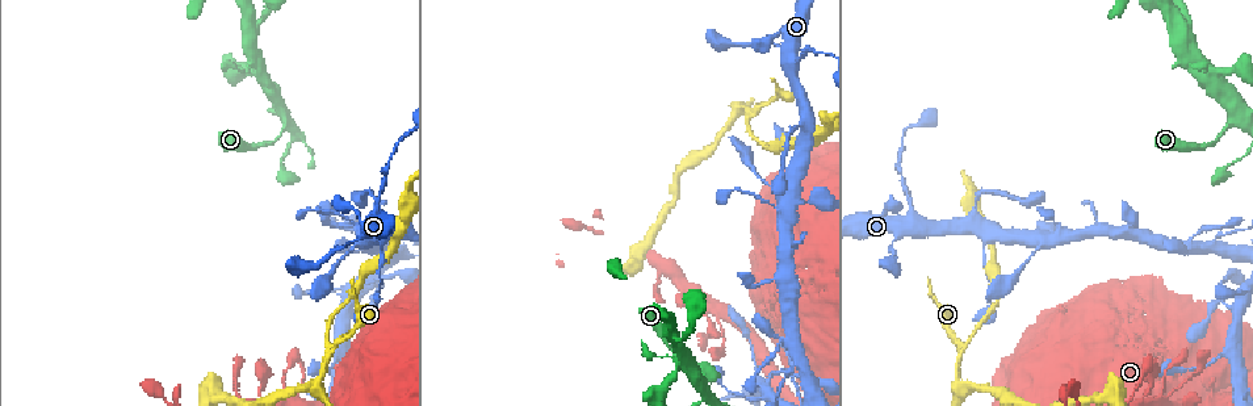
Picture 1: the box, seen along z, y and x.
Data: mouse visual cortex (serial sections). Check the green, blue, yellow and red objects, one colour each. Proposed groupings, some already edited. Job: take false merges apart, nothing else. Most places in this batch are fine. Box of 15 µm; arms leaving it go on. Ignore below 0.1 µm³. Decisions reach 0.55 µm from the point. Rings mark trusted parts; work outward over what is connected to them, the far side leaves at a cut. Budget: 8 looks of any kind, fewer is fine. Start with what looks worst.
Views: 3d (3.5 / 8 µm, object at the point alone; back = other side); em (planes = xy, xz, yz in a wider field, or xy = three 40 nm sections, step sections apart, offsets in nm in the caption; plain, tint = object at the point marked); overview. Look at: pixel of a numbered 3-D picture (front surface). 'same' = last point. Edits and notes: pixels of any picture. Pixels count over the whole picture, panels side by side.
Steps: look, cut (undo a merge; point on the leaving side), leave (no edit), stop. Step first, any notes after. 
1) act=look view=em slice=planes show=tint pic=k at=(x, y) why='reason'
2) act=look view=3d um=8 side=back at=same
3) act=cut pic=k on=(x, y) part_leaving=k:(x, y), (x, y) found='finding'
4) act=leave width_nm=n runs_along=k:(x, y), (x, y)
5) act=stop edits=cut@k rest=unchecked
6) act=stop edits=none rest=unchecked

act=look view=3d um=3.5 pic=1 at=(913, 210) why='sudden change in width'

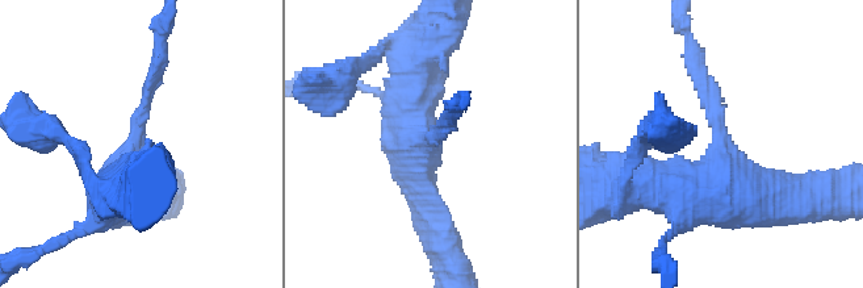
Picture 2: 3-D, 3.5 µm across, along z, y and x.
act=look view=em slice=xy step=2 show=tint pic=2 at=(131, 145) arm_widths_nm=150,600

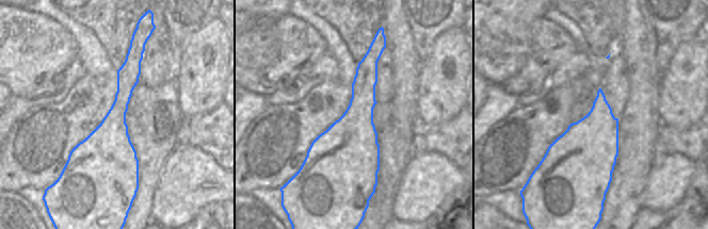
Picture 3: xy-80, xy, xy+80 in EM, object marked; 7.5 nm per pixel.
act=leave runs_along=2:(117, 188), (129, 168), (154, 67) found='one cell here'

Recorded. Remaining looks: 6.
act=look view=3d um=3.5 pic=1 at=(706, 384) why='abrupt turn'

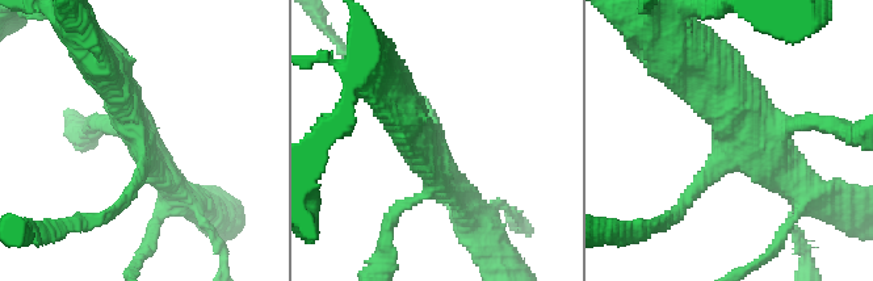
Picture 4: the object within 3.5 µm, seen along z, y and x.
act=look view=em slice=xy step=2 show=tint pic=4 at=(436, 148) arms=4 arm_widths_nm=150,150,300,400 why='now the EM'

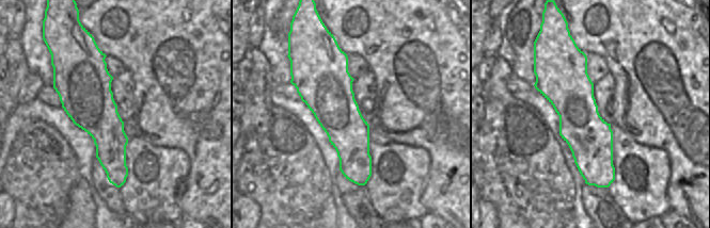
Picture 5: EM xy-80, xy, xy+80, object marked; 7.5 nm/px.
act=leave runs_along=5:(571, 48), (571, 96), (600, 184) found='one cell here'

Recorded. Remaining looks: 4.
act=look view=3d um=3.5 pic=1 at=(754, 113) why='arms part here'

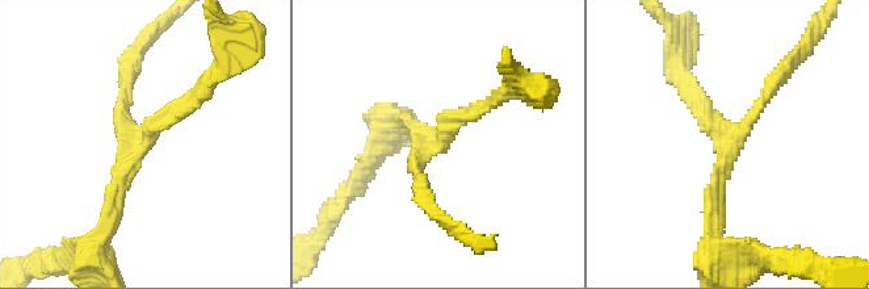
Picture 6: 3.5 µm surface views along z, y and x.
act=look view=em slice=xy step=2 show=plain pic=6 at=(730, 139) why='shape alone is not enough'

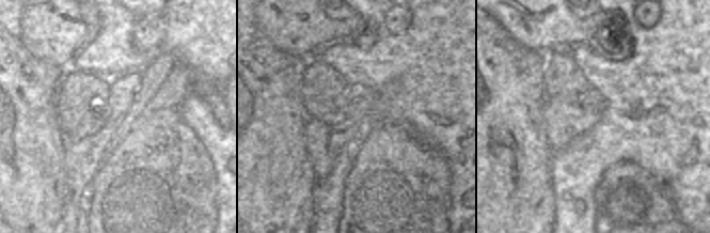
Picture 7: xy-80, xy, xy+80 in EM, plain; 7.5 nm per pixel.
act=look view=em slice=xy step=2 show=tint at=same

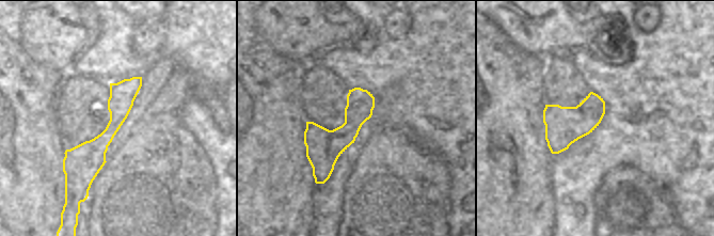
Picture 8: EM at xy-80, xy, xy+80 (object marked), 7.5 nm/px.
act=leave arms=3 arm_widths_nm=150,150,200 runs_along=8:(139, 79), (88, 158), (88, 183) found='continuous, no second cell'

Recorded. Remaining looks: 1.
act=stop edits=none rest=unchecked

